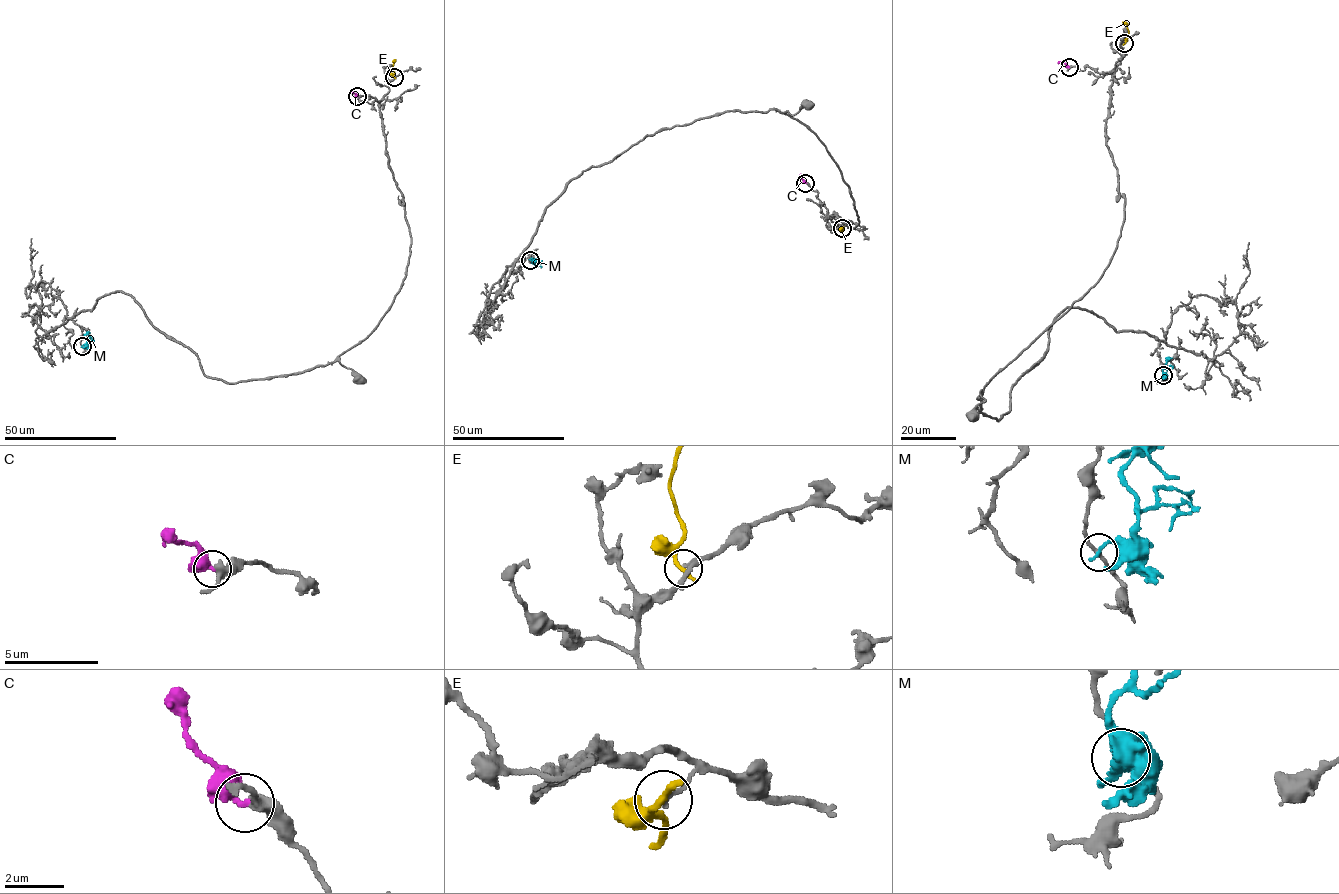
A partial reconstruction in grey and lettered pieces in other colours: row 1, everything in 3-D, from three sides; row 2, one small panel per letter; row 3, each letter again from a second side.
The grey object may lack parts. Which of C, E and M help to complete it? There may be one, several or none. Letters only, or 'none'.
none

